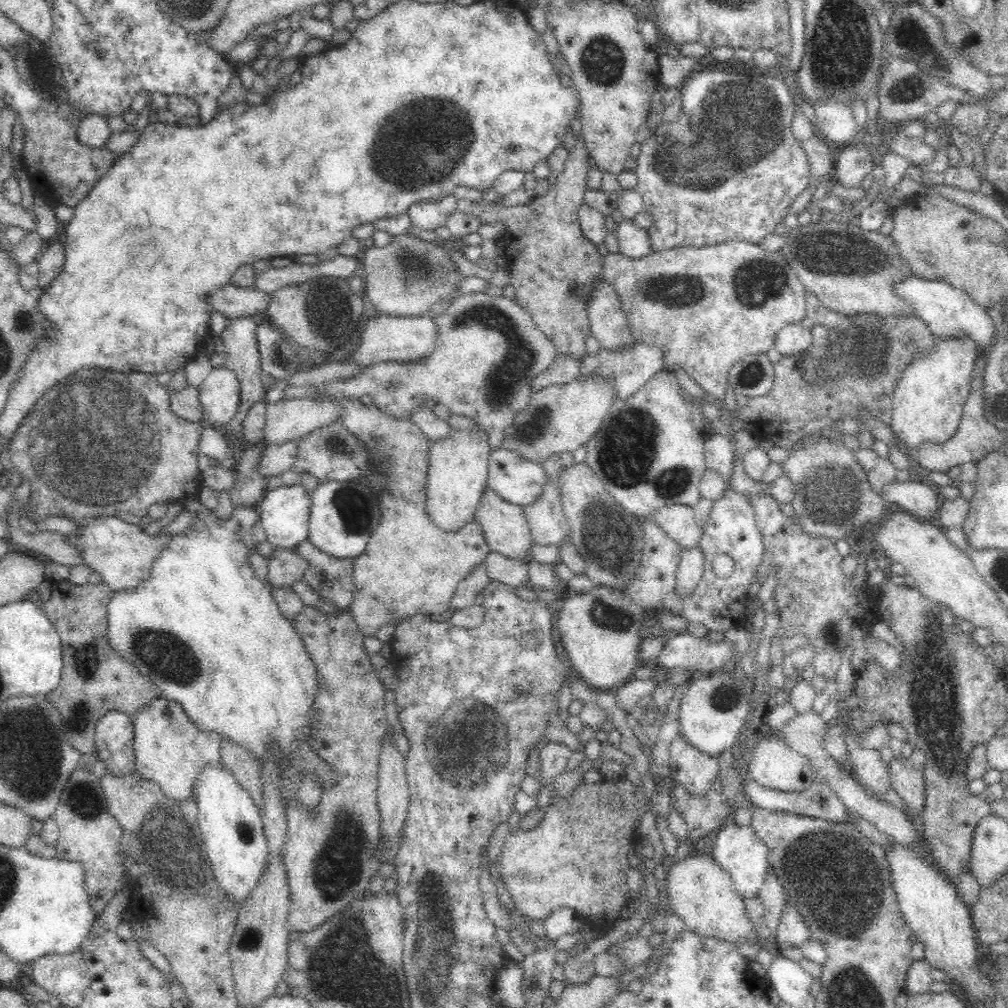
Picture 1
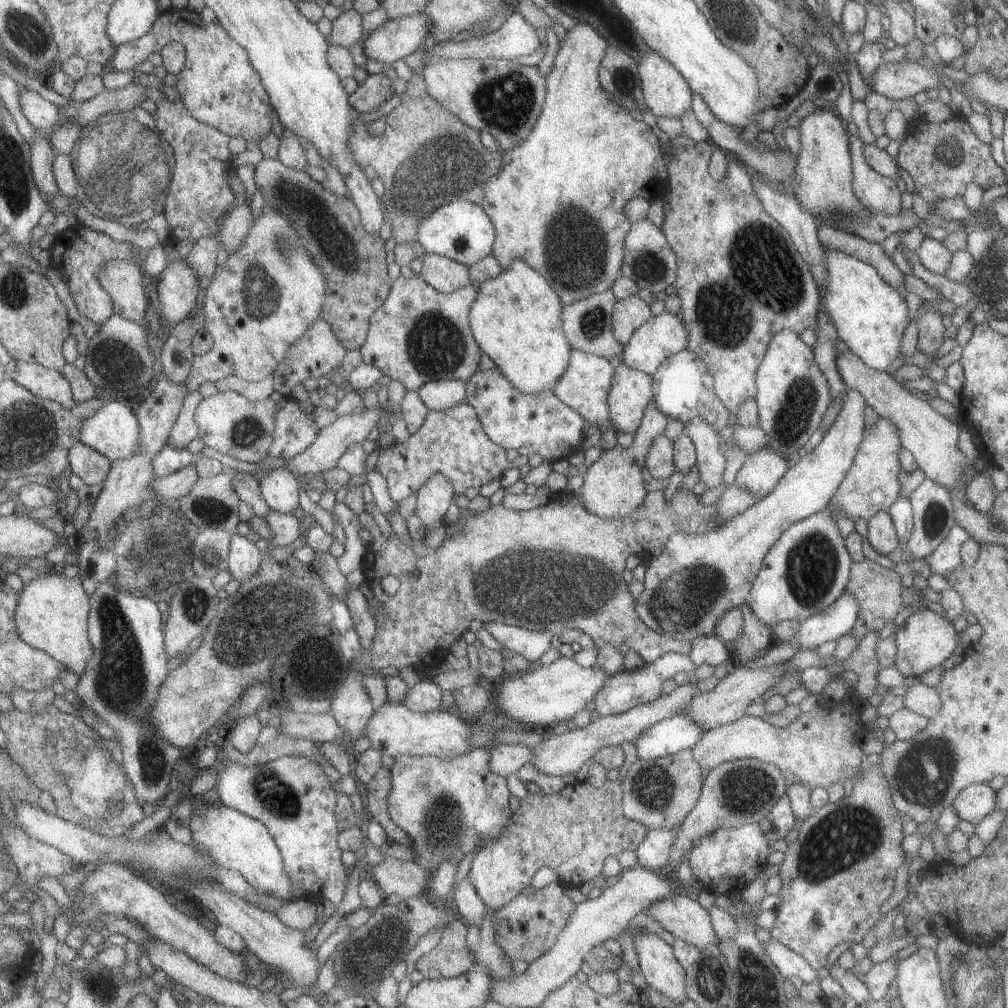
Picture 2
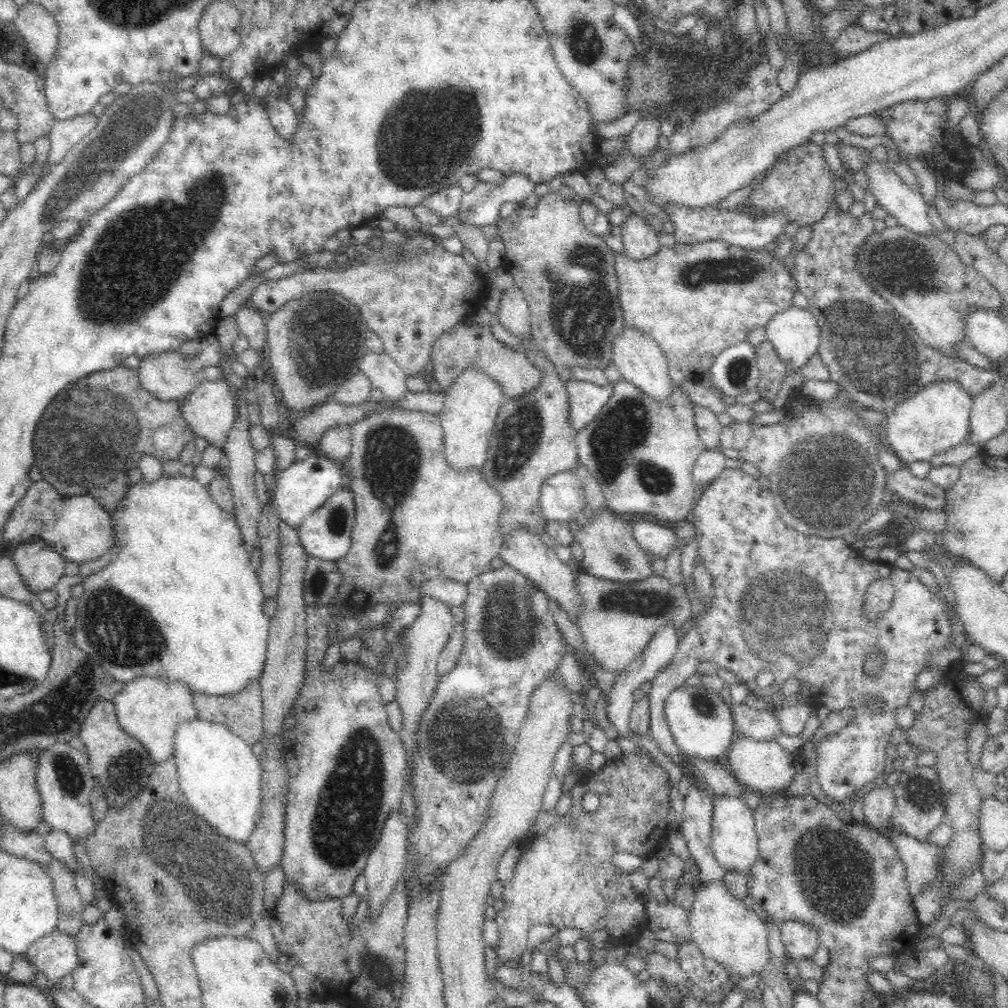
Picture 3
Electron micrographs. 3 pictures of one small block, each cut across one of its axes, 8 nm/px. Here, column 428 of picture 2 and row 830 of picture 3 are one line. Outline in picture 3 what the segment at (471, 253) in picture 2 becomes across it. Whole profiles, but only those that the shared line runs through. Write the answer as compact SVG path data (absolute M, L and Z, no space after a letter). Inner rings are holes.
M198 714L190 719L178 721L173 741L177 779L187 805L222 837L243 843L248 842L256 826L257 808L261 804L260 763L251 746L245 743L243 738L232 733L224 723L200 718Z

